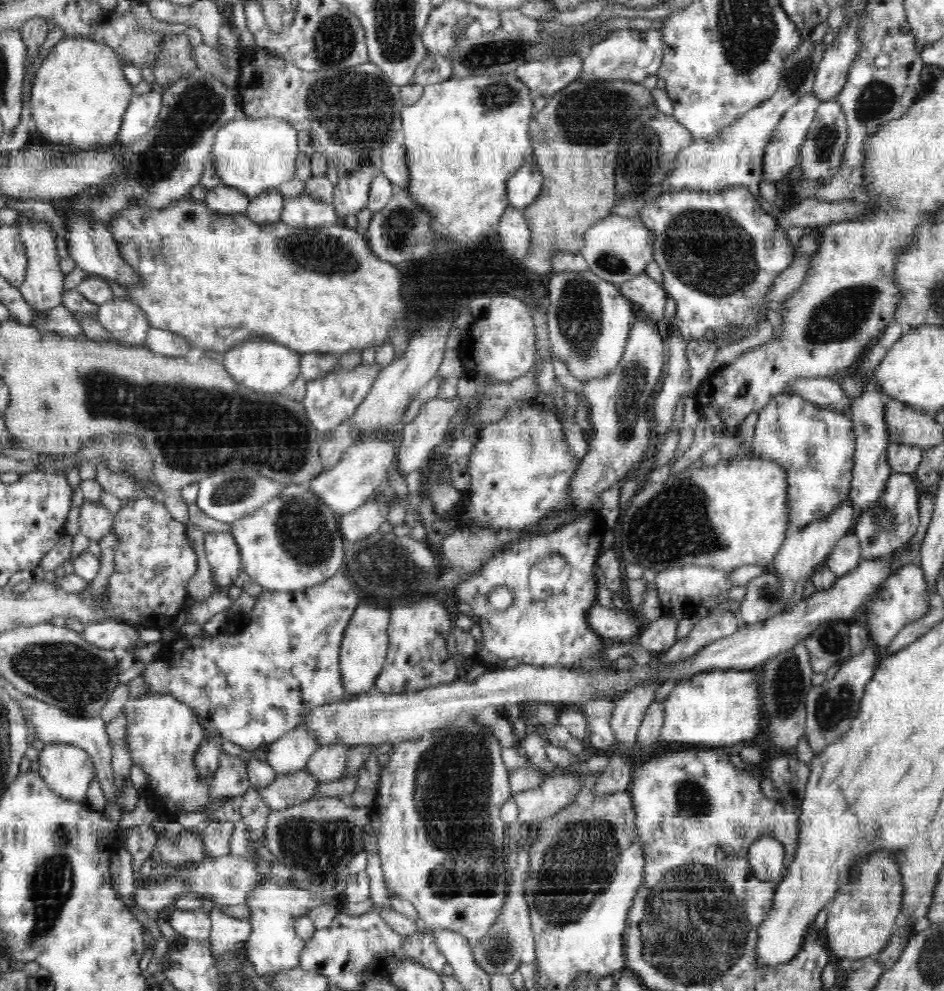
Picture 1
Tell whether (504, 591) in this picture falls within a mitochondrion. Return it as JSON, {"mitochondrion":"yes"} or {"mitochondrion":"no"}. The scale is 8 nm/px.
{"mitochondrion":"yes"}

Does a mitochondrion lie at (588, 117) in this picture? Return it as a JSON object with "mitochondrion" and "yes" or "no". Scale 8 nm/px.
{"mitochondrion":"yes"}

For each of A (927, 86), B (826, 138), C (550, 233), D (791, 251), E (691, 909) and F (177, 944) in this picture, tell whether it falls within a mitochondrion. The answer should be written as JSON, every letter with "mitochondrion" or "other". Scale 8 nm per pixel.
{"A":"other","B":"mitochondrion","C":"other","D":"other","E":"mitochondrion","F":"other"}

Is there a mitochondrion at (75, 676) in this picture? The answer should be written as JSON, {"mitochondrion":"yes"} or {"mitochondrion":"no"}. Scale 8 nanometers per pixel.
{"mitochondrion":"yes"}

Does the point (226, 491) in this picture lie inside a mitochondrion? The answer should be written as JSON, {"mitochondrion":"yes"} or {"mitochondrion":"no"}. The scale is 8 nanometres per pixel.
{"mitochondrion":"yes"}

